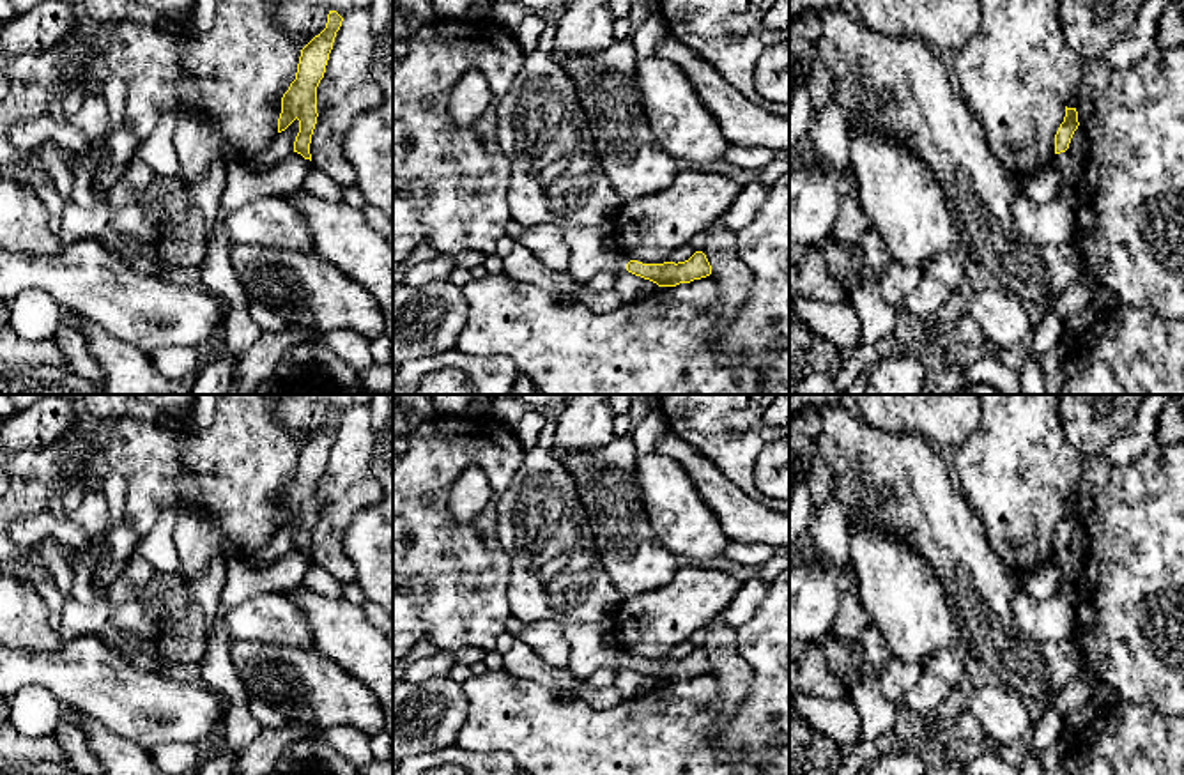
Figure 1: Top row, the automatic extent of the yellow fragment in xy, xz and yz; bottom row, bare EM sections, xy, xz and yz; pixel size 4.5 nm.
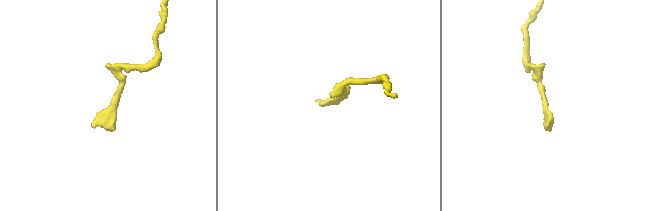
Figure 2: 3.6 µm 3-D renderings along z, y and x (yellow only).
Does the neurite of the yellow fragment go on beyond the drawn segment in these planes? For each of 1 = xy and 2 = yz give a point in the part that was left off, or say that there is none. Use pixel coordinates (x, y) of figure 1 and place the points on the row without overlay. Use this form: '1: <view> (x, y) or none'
1: none
2: none

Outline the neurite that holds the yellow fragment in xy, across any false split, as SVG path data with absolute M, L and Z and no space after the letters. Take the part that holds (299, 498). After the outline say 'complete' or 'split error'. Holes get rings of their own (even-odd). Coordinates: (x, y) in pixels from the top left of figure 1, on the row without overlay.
M329 407L326 425L301 446L296 476L281 494L278 529L285 527L297 515L299 529L294 538L294 549L310 557L310 540L319 513L317 483L324 474L342 418L343 414L336 407Z; complete

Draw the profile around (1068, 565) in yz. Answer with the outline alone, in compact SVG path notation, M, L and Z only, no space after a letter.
M1069 549L1053 550L1053 563L1060 570L1060 589L1049 600L1032 598L1023 587L1023 577L1018 575L1016 591L1012 596L1012 612L1019 630L1035 641L1071 644L1076 628L1076 602L1074 579L1078 561Z

